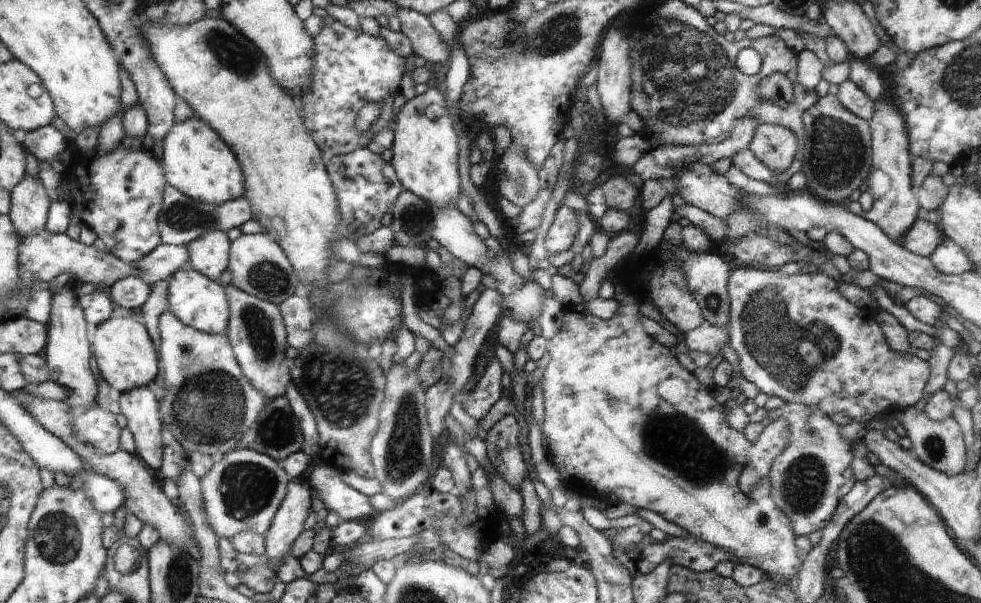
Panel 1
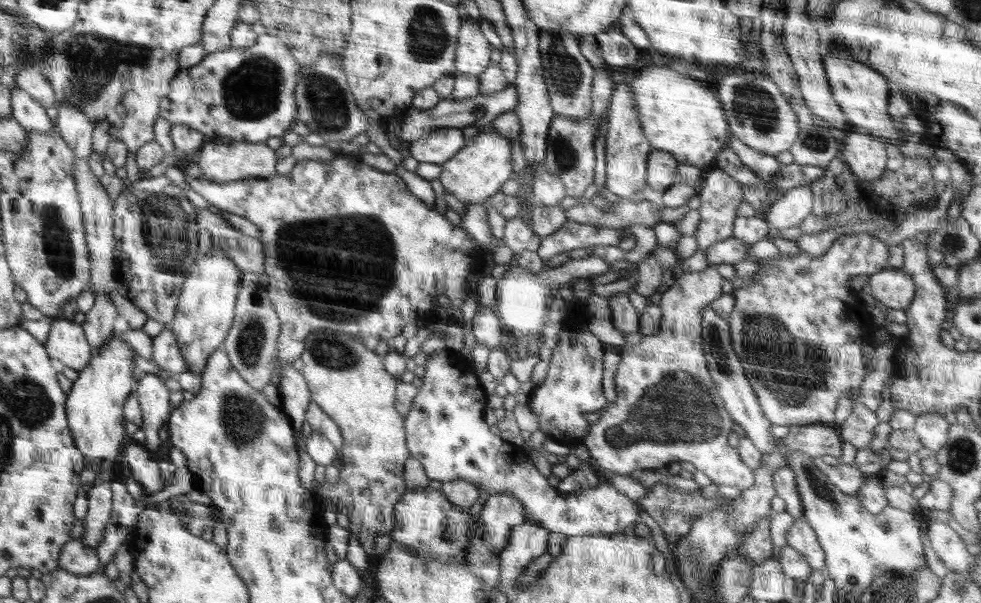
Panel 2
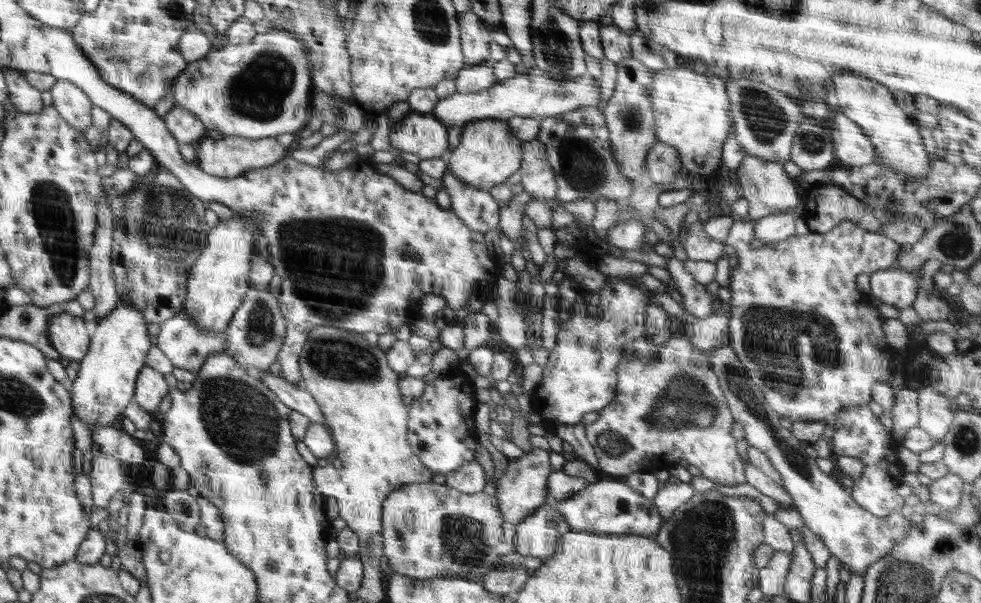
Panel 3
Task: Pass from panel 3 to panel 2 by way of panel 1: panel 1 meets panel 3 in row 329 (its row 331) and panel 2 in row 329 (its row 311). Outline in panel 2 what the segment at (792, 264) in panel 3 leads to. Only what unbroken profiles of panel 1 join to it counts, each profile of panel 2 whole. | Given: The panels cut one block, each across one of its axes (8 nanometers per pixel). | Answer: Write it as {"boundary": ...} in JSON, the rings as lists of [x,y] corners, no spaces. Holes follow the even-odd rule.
{"boundary":[[[845,234],[834,240],[827,252],[819,257],[800,249],[793,257],[762,258],[758,262],[759,271],[752,275],[755,277],[752,286],[734,290],[735,304],[728,320],[732,348],[770,424],[789,427],[833,424],[839,396],[857,400],[868,371],[861,345],[876,341],[878,323],[858,304],[850,280],[854,275],[873,275],[888,268],[889,248],[872,234]]]}

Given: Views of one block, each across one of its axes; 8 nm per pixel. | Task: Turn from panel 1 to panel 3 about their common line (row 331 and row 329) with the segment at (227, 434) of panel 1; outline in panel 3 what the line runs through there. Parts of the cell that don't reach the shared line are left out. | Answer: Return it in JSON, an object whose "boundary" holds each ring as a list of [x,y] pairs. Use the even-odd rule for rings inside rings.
{"boundary":[[[184,310],[160,325],[155,342],[174,367],[194,372],[212,353],[226,353],[226,332],[202,332]]]}

